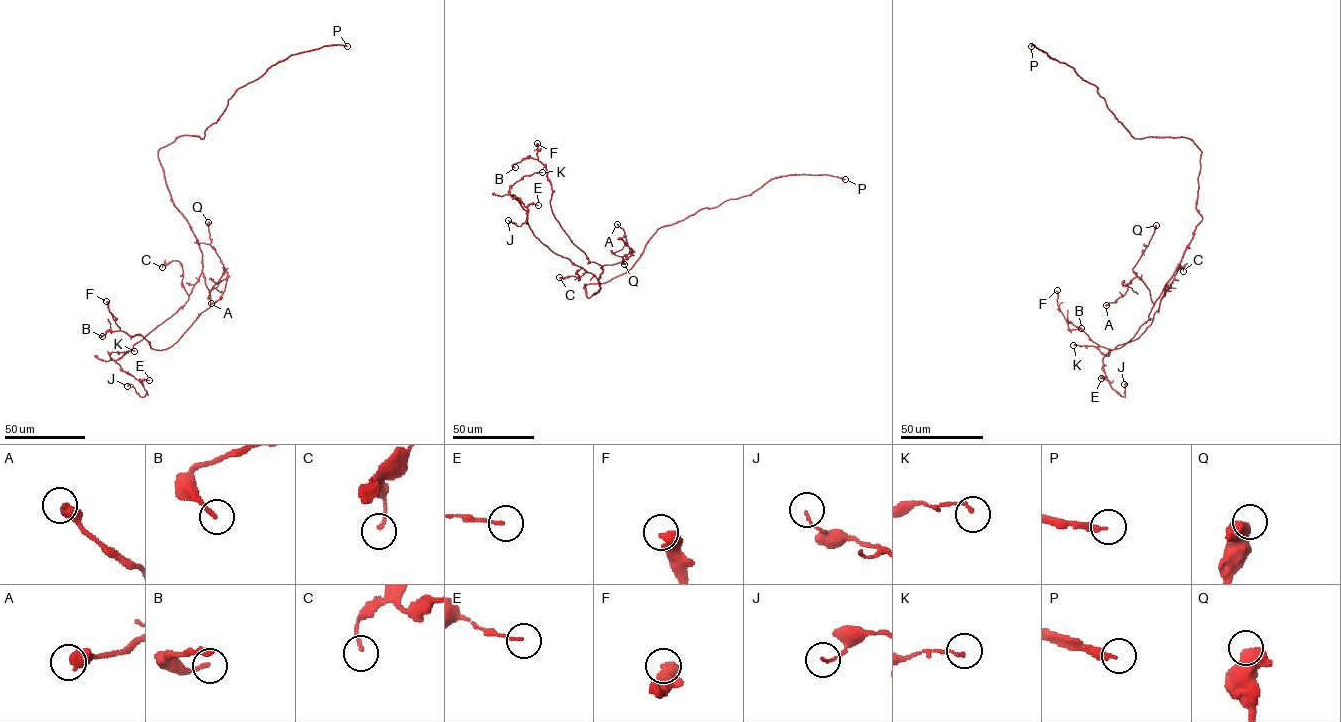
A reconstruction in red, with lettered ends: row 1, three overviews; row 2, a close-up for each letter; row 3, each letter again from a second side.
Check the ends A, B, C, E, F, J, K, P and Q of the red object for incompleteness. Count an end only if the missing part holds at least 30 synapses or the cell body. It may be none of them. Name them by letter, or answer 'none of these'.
P

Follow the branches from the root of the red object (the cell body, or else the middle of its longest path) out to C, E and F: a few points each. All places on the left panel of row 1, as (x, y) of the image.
C: (164, 179), (173, 204), (196, 239), (202, 265), (189, 295), (182, 283), (179, 262), (173, 260), (162, 267)
E: (164, 179), (173, 204), (196, 239), (202, 265), (185, 304), (116, 361), (140, 381), (149, 380)
F: (164, 179), (201, 253), (210, 307), (173, 345), (158, 350), (141, 335), (120, 330), (106, 301)

